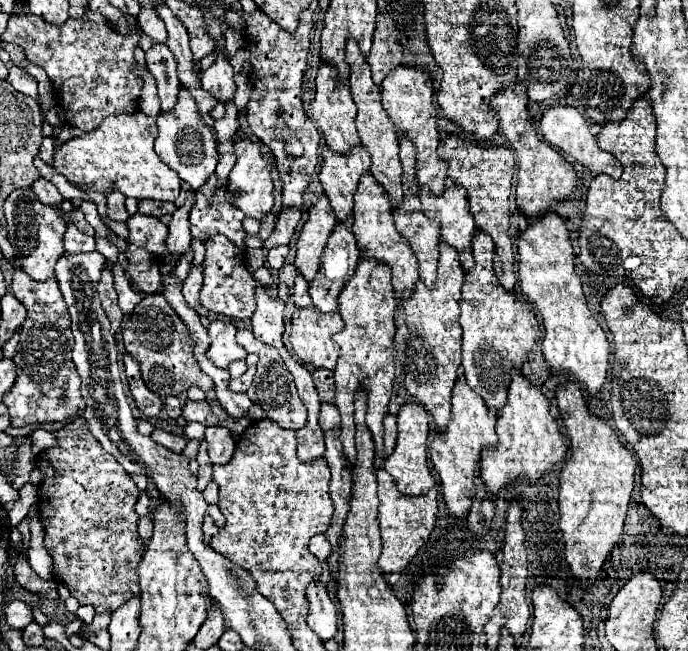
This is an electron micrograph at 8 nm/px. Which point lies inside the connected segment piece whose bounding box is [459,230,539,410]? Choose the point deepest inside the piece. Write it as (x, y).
(498, 330)

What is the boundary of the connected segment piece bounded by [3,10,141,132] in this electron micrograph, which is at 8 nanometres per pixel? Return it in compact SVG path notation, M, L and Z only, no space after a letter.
M87 10L81 18L73 20L69 18L67 22L63 22L61 26L53 26L49 22L45 22L43 18L37 18L33 14L23 14L17 16L13 14L9 20L9 26L3 34L5 42L17 44L25 50L25 56L47 70L47 76L57 92L59 98L59 106L63 108L65 114L65 122L69 126L77 126L79 130L91 132L95 128L99 128L99 124L103 122L103 118L113 116L113 114L135 114L137 112L137 98L139 98L139 90L141 90L141 80L131 72L131 64L133 60L133 50L139 44L139 34L135 32L133 24L135 18L131 14L127 14L129 26L131 26L131 34L129 36L121 36L107 20L105 16Z

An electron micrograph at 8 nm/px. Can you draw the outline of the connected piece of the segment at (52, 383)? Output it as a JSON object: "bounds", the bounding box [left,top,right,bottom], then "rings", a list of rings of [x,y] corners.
{"bounds":[3,270,85,428],"rings":[[[15,270],[11,288],[17,300],[21,300],[27,308],[27,320],[21,328],[21,340],[15,354],[17,382],[3,398],[3,404],[11,414],[11,426],[21,428],[37,422],[63,422],[81,414],[85,410],[85,400],[79,392],[81,378],[71,360],[71,318],[57,280],[49,278],[47,282],[35,282],[23,270]]]}

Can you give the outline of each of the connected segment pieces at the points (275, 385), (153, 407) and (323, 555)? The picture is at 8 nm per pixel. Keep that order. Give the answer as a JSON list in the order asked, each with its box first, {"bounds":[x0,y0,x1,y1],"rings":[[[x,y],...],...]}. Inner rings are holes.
[{"bounds":[237,328,307,430],"rings":[[[239,328],[237,330],[237,342],[247,350],[247,352],[255,352],[259,354],[259,362],[257,362],[257,374],[253,378],[251,388],[247,390],[247,396],[253,404],[259,404],[265,412],[265,416],[279,424],[281,428],[289,428],[289,430],[301,430],[305,426],[307,420],[307,410],[303,406],[303,402],[297,396],[295,384],[293,384],[293,376],[289,374],[289,370],[285,368],[285,364],[281,362],[277,350],[273,350],[273,346],[265,346],[263,342],[259,342],[251,330],[247,328]]]},{"bounds":[123,354,163,420],"rings":[[[125,354],[123,364],[125,364],[125,374],[127,374],[131,396],[135,398],[135,404],[141,410],[141,414],[147,420],[159,416],[161,410],[163,410],[163,402],[161,402],[161,398],[157,394],[153,394],[151,390],[147,390],[147,386],[143,384],[141,374],[139,374],[139,364],[135,362],[135,358],[129,356],[129,354]]]},{"bounds":[309,534,333,564],"rings":[[[317,534],[317,536],[313,536],[311,542],[309,542],[309,552],[311,552],[319,562],[327,564],[329,554],[331,554],[333,550],[331,550],[331,546],[329,546],[329,540],[327,540],[323,534]]]}]

